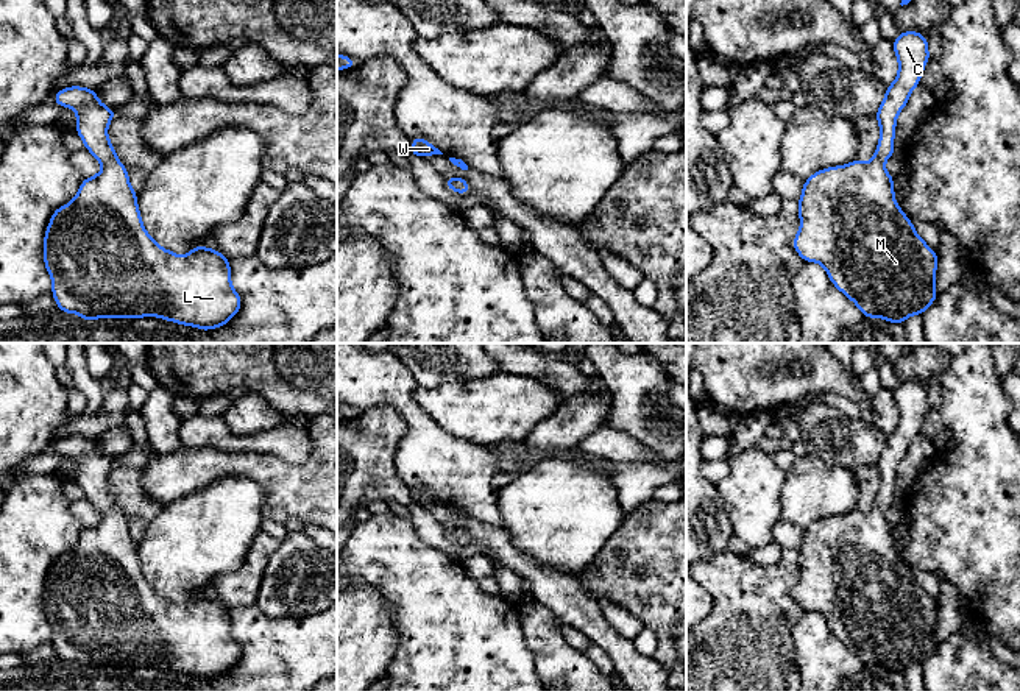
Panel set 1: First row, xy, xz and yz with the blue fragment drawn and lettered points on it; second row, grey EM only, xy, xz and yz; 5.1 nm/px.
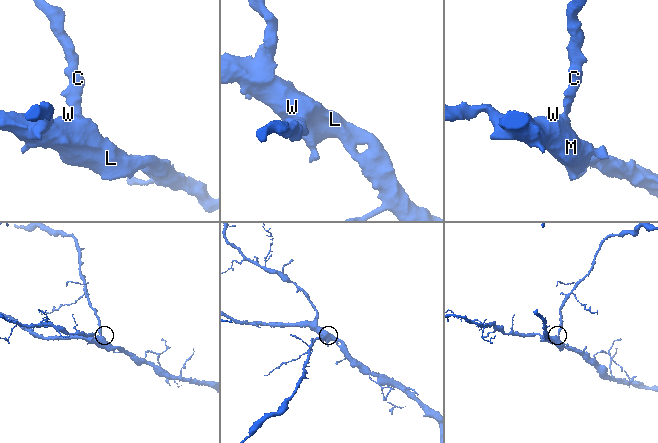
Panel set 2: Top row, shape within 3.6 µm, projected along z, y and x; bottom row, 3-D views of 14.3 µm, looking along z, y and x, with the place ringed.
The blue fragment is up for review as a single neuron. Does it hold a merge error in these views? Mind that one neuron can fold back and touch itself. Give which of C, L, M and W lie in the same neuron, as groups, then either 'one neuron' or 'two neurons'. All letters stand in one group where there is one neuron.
groups C L M W; one neuron

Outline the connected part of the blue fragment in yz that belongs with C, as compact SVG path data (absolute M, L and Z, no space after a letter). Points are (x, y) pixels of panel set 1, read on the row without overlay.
M903 381L892 392L898 423L875 466L880 490L869 512L858 509L838 516L822 518L805 532L799 549L800 579L792 596L805 611L817 611L827 619L834 636L852 649L869 669L878 666L903 674L911 664L922 664L937 647L934 640L937 602L919 586L912 571L895 551L894 527L884 512L895 502L894 487L900 460L930 410L928 388L919 381Z

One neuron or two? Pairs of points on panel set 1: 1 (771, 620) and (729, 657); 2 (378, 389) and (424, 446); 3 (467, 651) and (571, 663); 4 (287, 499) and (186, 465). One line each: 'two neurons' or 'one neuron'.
1: one neuron
2: one neuron
3: two neurons
4: one neuron

